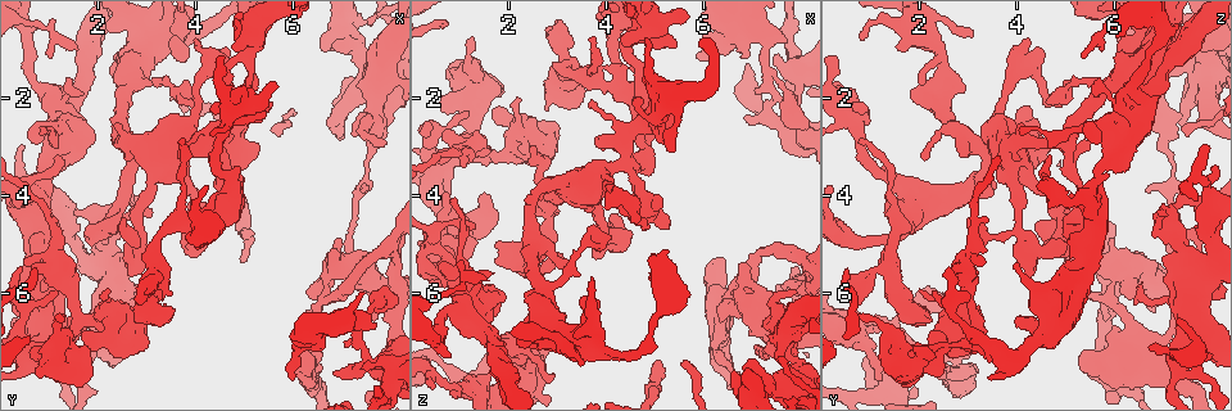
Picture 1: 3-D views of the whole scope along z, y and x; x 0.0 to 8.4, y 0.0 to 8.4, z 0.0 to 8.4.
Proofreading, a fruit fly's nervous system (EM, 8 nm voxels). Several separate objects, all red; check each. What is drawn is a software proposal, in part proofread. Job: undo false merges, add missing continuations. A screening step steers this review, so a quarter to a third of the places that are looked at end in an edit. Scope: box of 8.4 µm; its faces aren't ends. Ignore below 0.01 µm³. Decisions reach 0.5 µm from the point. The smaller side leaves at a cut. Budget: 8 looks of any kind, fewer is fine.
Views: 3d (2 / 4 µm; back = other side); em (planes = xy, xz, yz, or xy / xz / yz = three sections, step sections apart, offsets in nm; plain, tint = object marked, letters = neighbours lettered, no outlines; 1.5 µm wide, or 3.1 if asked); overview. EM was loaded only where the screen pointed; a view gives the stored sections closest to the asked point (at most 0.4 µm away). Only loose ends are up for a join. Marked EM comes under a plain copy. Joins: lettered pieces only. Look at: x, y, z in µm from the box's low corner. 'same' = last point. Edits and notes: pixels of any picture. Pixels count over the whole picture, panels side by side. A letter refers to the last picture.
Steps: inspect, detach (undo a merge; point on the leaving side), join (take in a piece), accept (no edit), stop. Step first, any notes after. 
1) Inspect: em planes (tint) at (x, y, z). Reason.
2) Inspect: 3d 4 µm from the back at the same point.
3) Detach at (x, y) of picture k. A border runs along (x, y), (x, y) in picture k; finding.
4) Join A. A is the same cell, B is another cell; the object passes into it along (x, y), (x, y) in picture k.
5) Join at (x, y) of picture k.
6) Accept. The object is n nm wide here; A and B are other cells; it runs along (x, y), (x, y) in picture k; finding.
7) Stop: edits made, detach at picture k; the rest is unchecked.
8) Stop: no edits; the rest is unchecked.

Inspect: em xy step 8 (letters) at (4.80, 4.10, 2.70). Calibre changes.

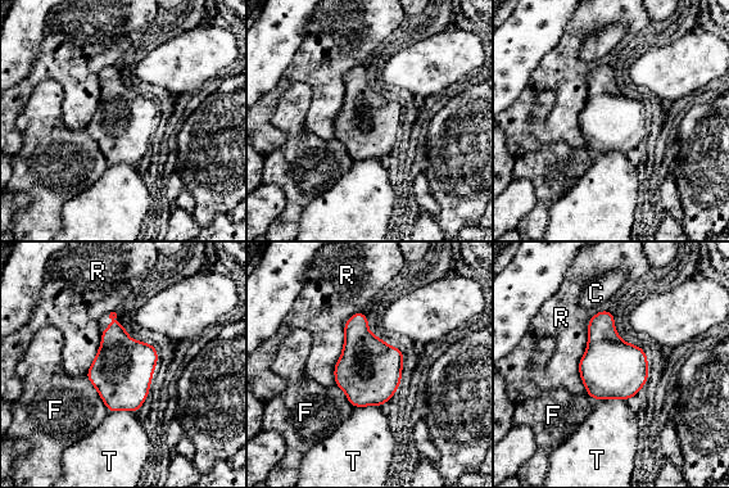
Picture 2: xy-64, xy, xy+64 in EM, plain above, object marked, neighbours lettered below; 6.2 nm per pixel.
Accept. C, F, R and T are other cells; a border runs along (593, 398), (623, 398), (625, 401) in picture 2; all the same neuron.

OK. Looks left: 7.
Inspect: em planes (letters) at (1.20, 3.20, 4.65). Calibre changes.

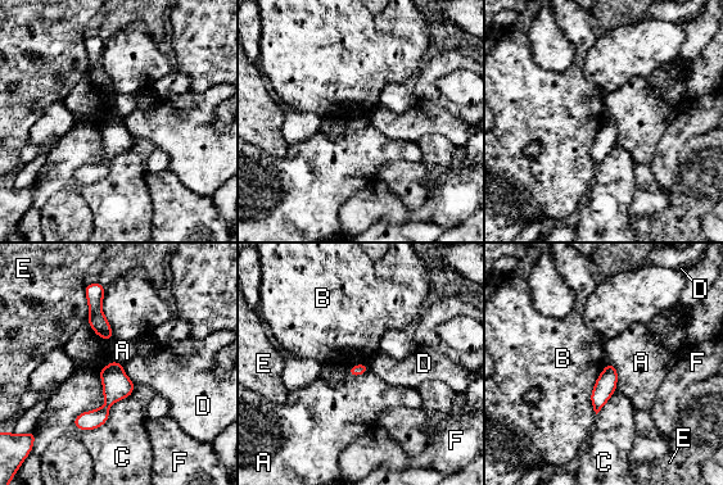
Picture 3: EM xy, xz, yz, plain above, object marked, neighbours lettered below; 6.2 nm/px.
Accept. A, B, C, D, E and F are other cells; a border runs along (606, 363), (591, 394), (595, 413) in picture 3; all the same neuron.

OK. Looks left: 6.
Inspect: 3d 4 µm at (1.45, 6.55, 4.00). Free end.

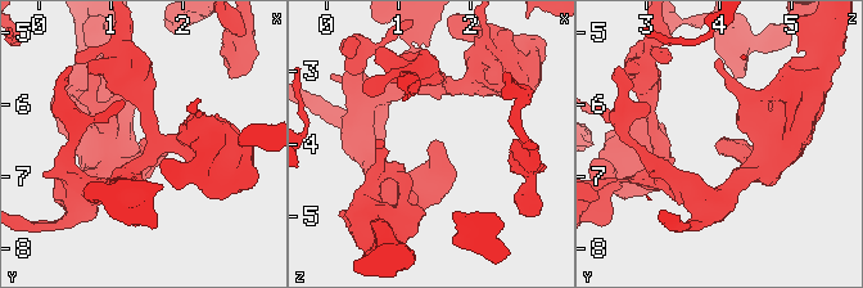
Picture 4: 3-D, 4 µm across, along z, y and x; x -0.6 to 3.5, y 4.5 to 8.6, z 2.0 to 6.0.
Inspect: em planes (tint) at (1.50, 6.55, 3.95).

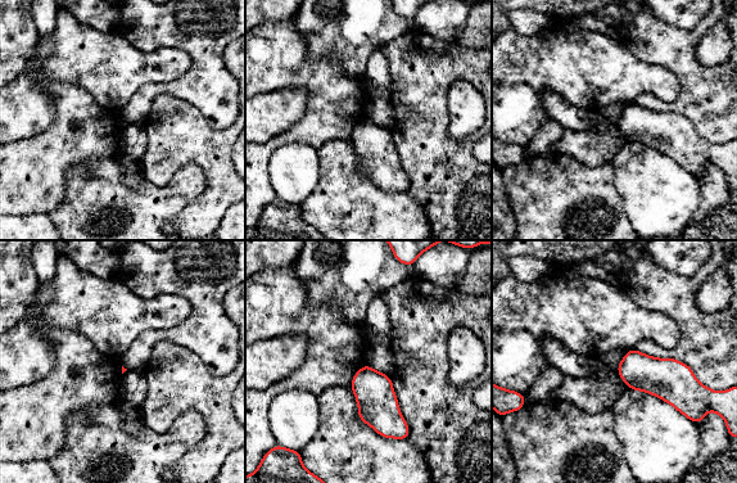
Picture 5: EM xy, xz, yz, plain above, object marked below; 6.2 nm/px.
Inspect: em planes (letters) at the same point. What lies round it.

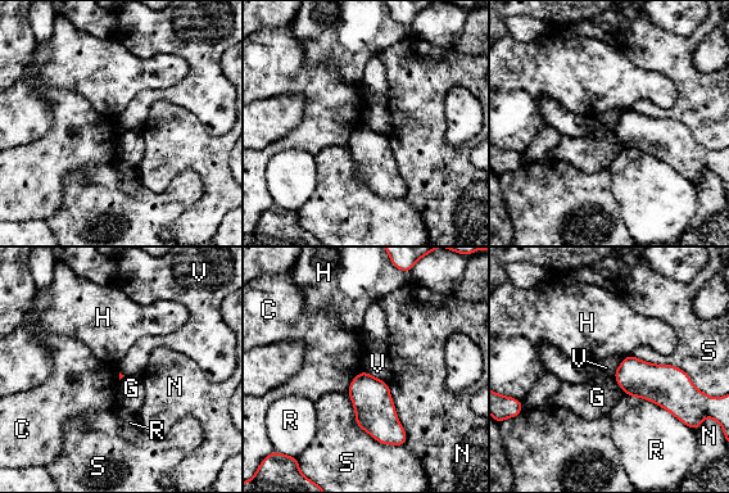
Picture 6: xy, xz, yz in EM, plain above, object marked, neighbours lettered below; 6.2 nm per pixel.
Accept. C, G, H, N, R, S and V are other cells; no lettered piece goes on from it.

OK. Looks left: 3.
Stop: no edits; the rest is unchecked.

